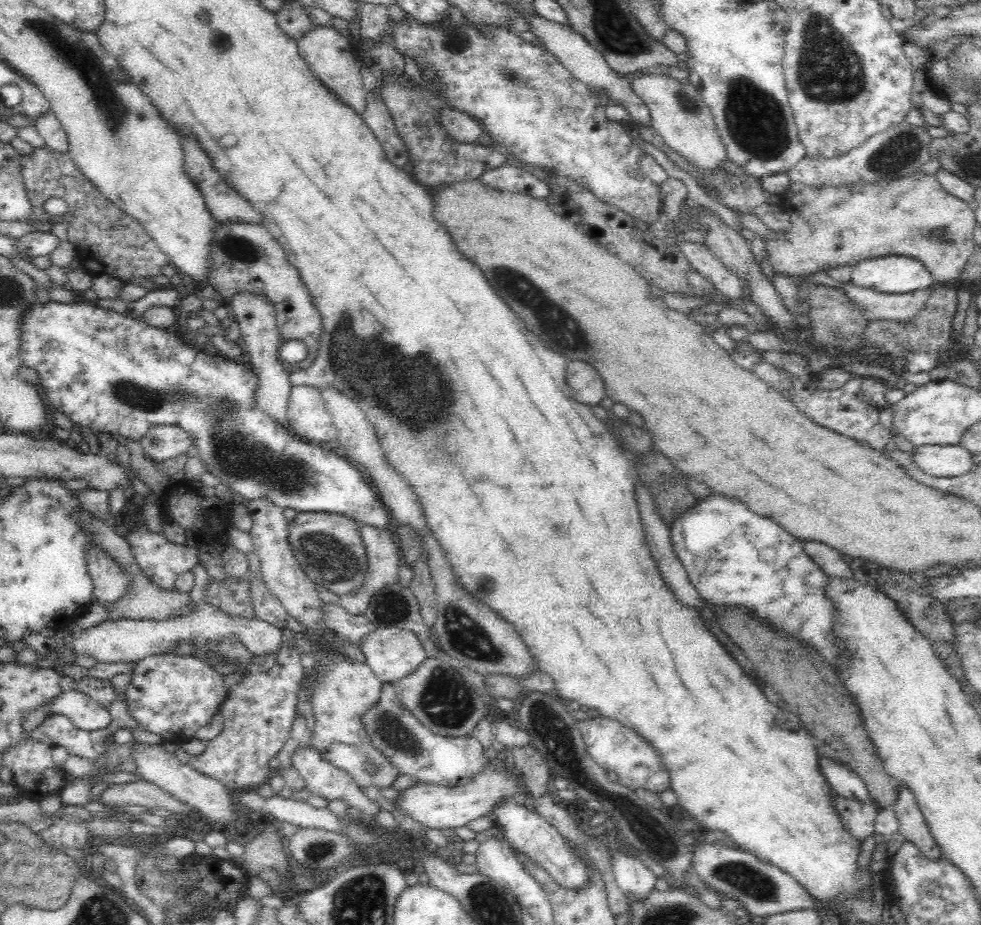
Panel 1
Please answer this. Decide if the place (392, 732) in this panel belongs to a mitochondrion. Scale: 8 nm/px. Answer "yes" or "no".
yes

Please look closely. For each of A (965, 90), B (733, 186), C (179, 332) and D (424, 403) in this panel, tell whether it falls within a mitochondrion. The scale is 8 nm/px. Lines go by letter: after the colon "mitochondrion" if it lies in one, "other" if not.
A: other
B: mitochondrion
C: other
D: mitochondrion

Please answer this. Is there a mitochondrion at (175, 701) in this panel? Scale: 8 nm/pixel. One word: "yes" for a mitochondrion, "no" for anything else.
yes

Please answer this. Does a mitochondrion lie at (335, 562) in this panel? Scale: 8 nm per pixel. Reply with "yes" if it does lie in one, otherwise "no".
yes

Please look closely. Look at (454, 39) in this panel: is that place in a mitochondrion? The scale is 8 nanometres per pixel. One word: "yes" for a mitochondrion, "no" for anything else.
yes

